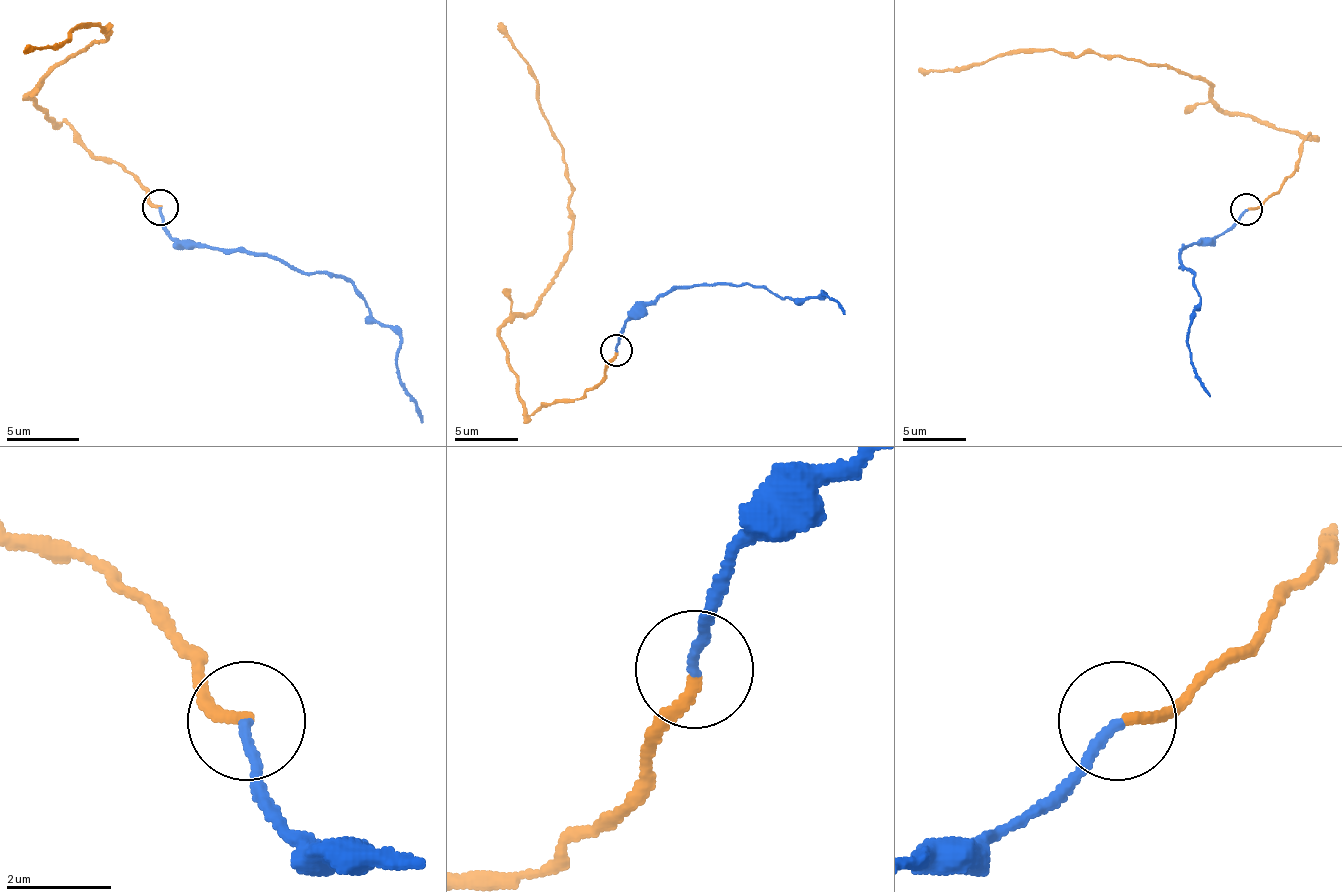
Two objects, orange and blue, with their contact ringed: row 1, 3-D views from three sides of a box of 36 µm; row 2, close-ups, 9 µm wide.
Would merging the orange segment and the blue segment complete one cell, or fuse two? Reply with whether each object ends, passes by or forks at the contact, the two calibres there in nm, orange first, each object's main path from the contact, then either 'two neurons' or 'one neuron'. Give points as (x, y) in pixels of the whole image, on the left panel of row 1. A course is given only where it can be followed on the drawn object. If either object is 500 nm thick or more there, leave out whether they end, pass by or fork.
orange ends | blue ends | 240/190 nm | orange via (159, 206), (25, 98), (108, 29), (80, 25), (69, 40), (25, 51) | blue via (159, 206), (174, 239), (279, 257), (304, 271), (329, 271), (351, 286), (398, 337), (402, 391), (423, 423) | two neurons

